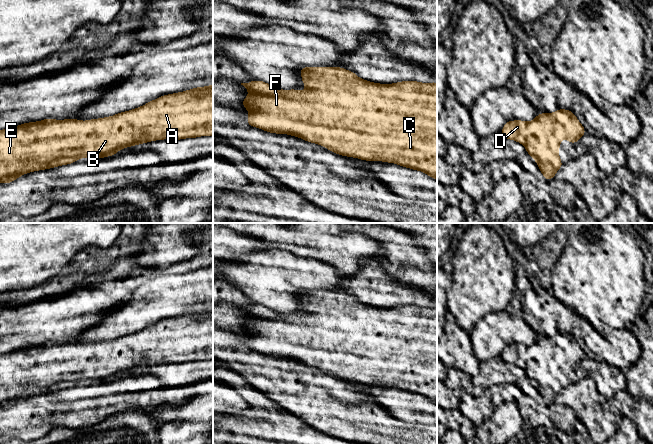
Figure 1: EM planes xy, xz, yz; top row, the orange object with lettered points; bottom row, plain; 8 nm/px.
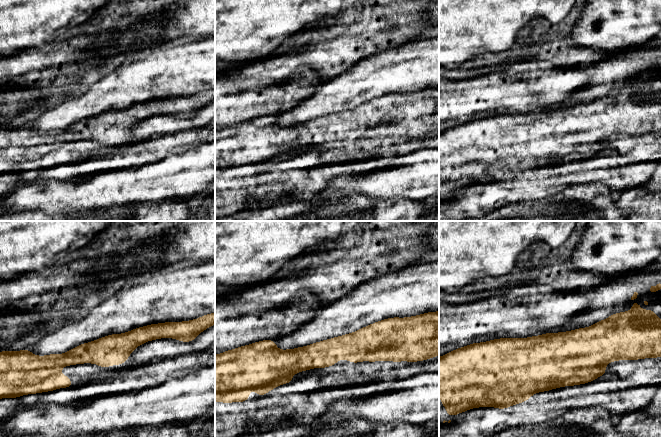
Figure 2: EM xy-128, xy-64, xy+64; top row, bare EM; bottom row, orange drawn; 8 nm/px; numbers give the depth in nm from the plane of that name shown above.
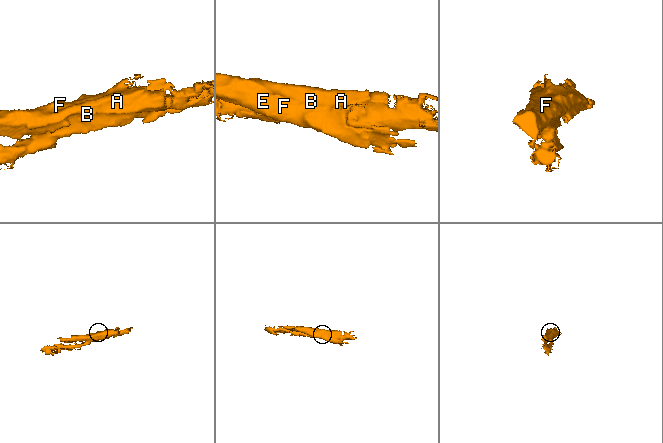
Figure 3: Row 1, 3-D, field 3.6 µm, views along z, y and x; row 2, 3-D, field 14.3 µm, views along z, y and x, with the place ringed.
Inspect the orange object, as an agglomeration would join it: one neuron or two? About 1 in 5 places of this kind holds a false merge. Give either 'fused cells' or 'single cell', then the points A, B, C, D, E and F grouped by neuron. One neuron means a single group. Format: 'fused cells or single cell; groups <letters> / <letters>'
single cell; groups A B C D E F

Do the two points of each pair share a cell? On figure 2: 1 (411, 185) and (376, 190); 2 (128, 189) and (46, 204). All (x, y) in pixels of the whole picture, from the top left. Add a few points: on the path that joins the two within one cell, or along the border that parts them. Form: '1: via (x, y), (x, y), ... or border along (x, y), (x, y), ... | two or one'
1: via (402, 185), (385, 185) | one
2: via (108, 189), (90, 194), (66, 196) | one

